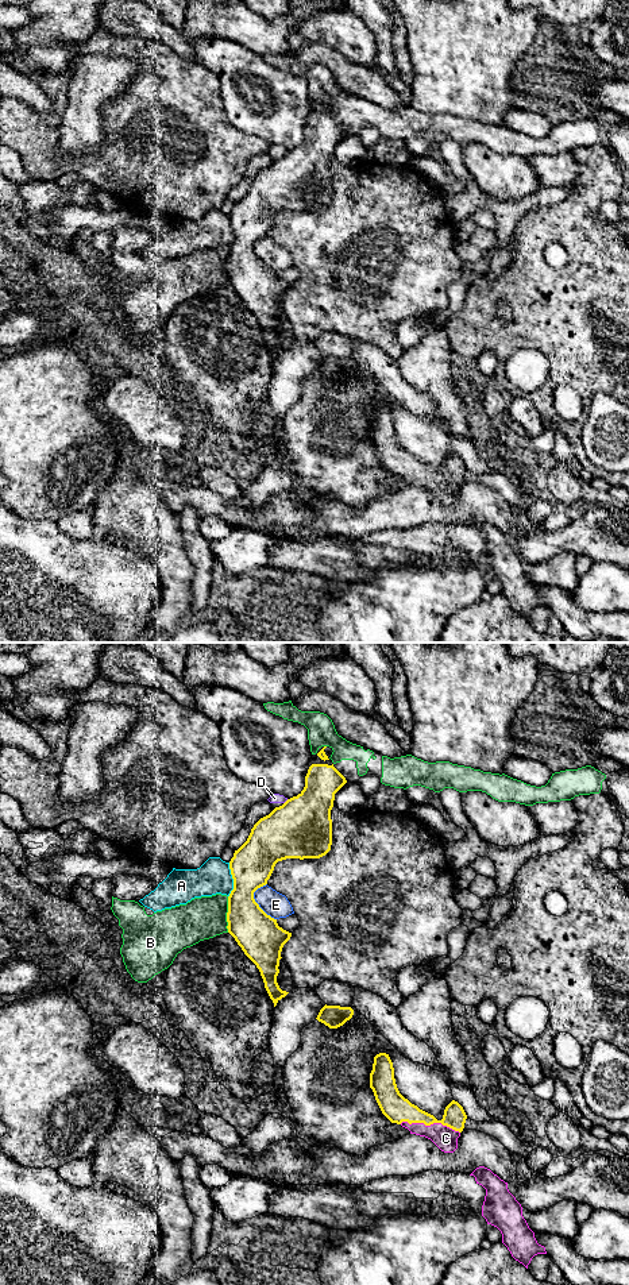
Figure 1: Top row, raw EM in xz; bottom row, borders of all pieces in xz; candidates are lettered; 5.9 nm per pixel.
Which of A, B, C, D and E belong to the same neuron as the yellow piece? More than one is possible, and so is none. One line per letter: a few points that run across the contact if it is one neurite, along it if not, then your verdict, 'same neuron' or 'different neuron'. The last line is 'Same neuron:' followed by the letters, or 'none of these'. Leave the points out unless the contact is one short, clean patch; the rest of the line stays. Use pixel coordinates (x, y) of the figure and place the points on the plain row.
A: line xz (230, 215), (232, 242), (228, 249); different neuron
B: different neuron
C: line xz (397, 460), (417, 474), (429, 477), (446, 490); same neuron
D: different neuron
E: line xz (266, 235), (254, 244), (254, 253), (276, 271); different neuron
Same neuron: C

